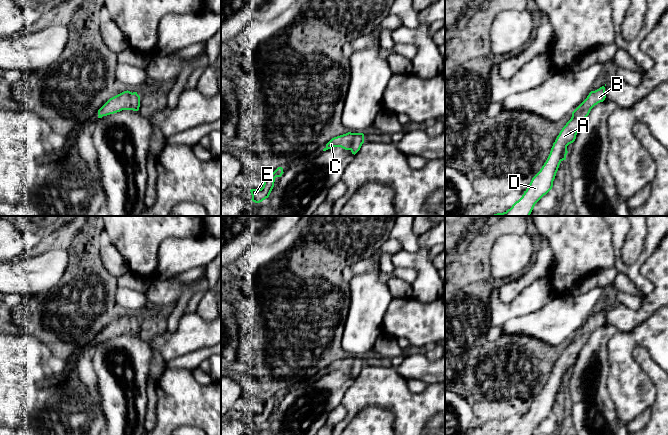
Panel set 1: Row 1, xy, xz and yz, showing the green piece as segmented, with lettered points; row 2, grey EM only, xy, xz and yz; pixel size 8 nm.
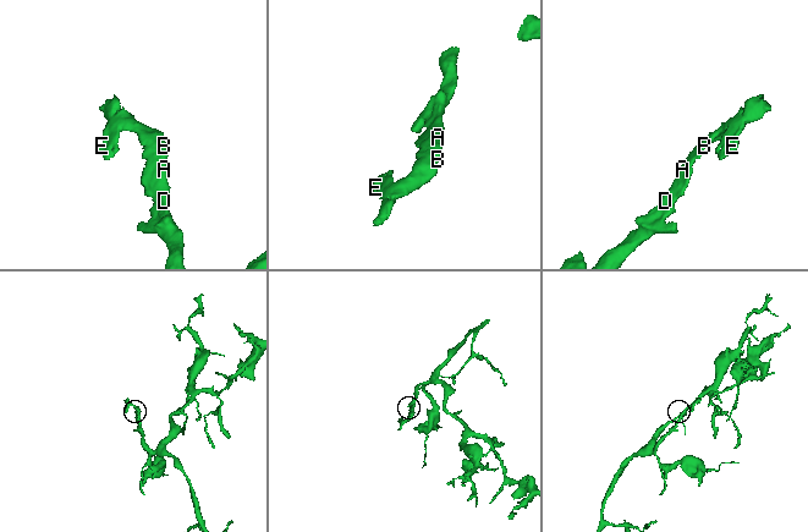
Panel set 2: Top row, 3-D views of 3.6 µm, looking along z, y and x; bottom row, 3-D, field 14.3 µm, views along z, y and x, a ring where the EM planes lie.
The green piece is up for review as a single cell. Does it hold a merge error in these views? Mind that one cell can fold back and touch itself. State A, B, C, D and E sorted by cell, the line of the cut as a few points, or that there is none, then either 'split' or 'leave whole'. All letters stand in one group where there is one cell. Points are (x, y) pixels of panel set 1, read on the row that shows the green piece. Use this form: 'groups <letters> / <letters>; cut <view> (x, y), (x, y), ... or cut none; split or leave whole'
groups A B C D E; cut none; leave whole

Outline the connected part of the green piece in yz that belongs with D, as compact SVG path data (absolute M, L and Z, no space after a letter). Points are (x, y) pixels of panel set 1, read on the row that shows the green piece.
M606 84L591 91L587 98L572 112L571 119L562 128L553 143L546 162L532 178L522 197L506 212L492 216L530 216L535 204L552 189L559 165L563 160L566 160L567 146L575 141L583 121L595 105L605 100L605 86Z

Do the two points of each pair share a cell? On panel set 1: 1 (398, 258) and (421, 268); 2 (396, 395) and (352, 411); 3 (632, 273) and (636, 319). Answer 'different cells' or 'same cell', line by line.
1: same cell
2: same cell
3: different cells

